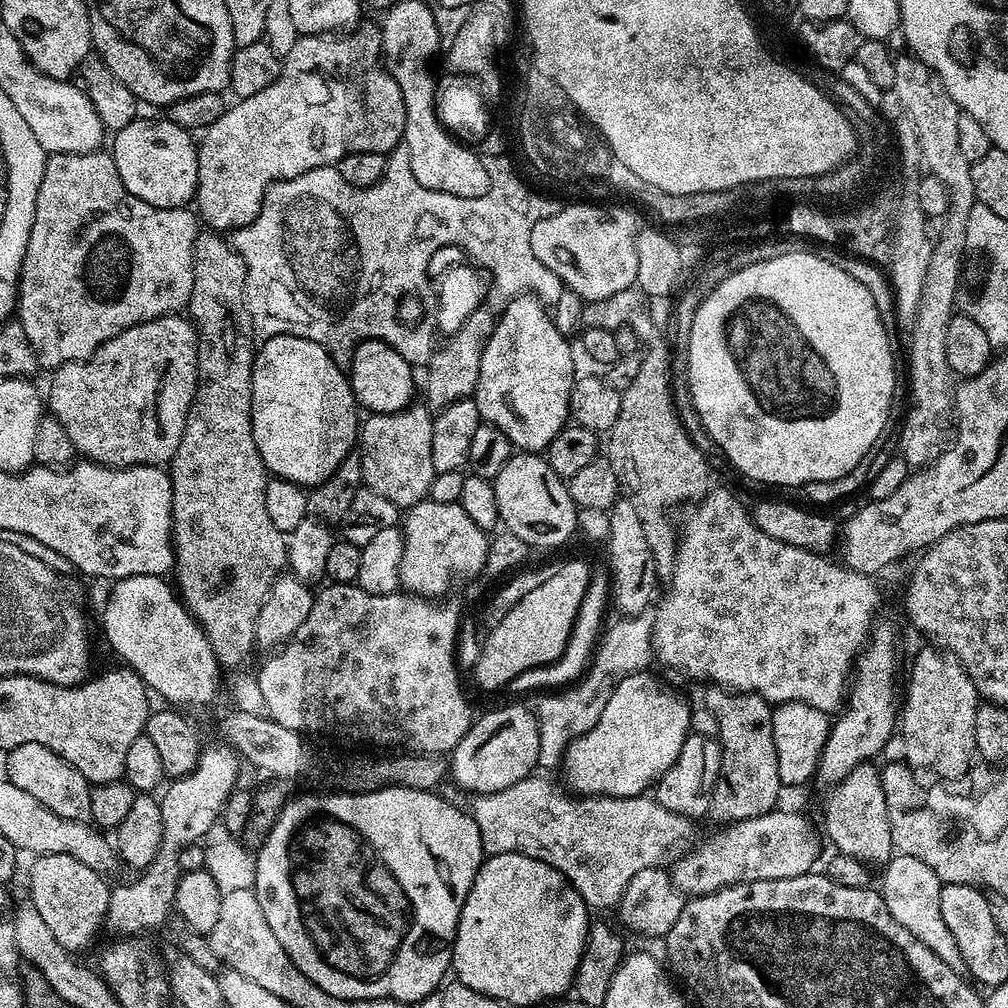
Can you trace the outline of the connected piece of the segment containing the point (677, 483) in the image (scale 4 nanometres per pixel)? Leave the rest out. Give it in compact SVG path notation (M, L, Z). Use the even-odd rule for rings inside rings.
M639 288L618 290L618 294L610 294L610 298L585 303L583 323L589 328L619 324L621 329L631 329L642 345L638 374L634 374L630 386L623 389L618 418L606 436L606 458L614 466L621 489L642 521L657 577L667 578L674 570L678 543L678 520L672 517L672 511L683 500L696 502L708 495L709 457L689 438L676 413L676 404L672 401L670 344L660 337L660 328L644 303L646 297Z

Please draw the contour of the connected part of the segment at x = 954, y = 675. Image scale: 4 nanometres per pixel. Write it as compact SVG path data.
M924 646L912 664L912 674L908 682L908 698L903 699L902 711L898 716L898 732L904 735L903 759L909 768L916 773L917 779L933 784L945 782L951 784L956 780L962 781L971 773L976 760L976 735L974 734L974 714L978 714L982 703L976 695L974 682L966 674L966 670L953 656L935 647Z

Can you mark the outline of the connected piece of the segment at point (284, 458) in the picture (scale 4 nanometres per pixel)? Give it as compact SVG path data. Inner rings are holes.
M275 336L259 345L252 362L252 433L254 434L254 442L258 446L258 454L262 458L265 468L273 477L289 480L301 486L315 486L326 478L330 478L330 474L334 474L334 470L338 470L338 466L350 455L357 443L358 419L356 420L356 410L358 411L358 403L345 369L333 360L332 355L325 348L318 346L318 342L310 342L306 338L298 338L297 336Z

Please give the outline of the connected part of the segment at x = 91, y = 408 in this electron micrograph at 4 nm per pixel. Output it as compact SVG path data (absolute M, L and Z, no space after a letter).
M180 314L171 316L159 316L150 322L142 322L138 326L130 326L122 330L114 338L110 338L105 344L96 349L95 354L88 360L71 360L70 363L64 364L61 368L55 369L51 373L52 385L46 388L46 408L51 416L70 434L70 442L74 442L77 453L85 461L93 464L105 464L107 468L129 468L139 464L154 464L157 466L167 465L174 458L178 450L178 442L182 442L182 434L186 426L188 417L188 408L192 405L192 399L196 397L196 379L198 378L198 346L196 335L196 325L191 319L185 318Z

